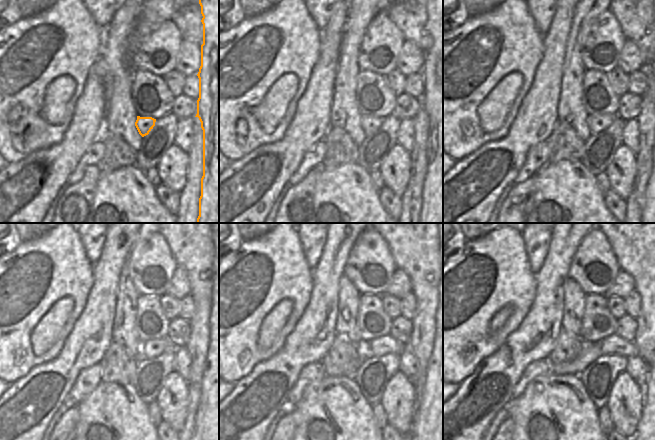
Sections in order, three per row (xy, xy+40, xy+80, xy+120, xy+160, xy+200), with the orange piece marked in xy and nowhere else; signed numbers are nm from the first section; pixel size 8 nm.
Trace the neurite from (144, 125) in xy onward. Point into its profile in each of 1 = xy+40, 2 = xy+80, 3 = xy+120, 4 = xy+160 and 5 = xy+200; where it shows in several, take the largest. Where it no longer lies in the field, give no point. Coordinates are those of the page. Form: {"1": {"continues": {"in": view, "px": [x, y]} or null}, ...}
{"1": {"continues": {"in": "xy+40", "px": [369, 125]}}, "2": {"continues": {"in": "xy+80", "px": [596, 123]}}, "3": {"continues": {"in": "xy+120", "px": [149, 349]}}, "4": {"continues": {"in": "xy+160", "px": [379, 347]}}, "5": {"continues": {"in": "xy+200", "px": [613, 345]}}}

